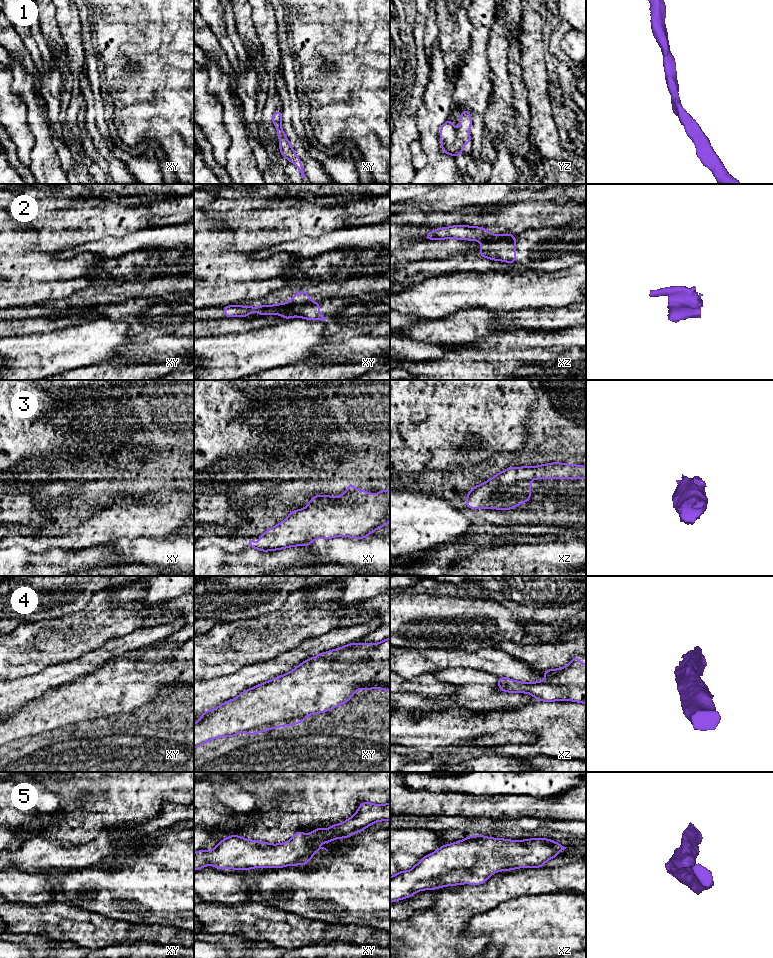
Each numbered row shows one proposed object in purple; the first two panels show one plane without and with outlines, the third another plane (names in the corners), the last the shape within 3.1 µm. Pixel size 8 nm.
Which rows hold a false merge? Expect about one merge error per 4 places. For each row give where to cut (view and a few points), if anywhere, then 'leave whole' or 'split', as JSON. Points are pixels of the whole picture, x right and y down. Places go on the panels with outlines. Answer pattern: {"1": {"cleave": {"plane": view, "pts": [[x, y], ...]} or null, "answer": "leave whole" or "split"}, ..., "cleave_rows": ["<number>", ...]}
{"1": {"cleave": null, "answer": "leave whole"}, "2": {"cleave": {"plane": "xy", "pts": [[311, 300], [305, 303], [289, 303], [287, 306], [289, 316]]}, "answer": "split"}, "3": {"cleave": null, "answer": "leave whole"}, "4": {"cleave": null, "answer": "leave whole"}, "5": {"cleave": null, "answer": "leave whole"}, "cleave_rows": ["2"]}

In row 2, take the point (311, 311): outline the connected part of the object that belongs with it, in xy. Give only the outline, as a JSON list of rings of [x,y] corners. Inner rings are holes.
[[[311,301],[306,304],[288,304],[287,306],[290,317],[300,317],[307,320],[322,320],[324,324],[327,323],[328,317],[320,316],[320,304]]]

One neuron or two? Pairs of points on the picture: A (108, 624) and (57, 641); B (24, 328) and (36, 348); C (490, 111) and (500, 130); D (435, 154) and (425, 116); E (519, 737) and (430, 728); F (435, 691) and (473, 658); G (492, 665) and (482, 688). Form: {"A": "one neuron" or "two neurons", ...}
{"A": "one neuron", "B": "two neurons", "C": "one neuron", "D": "one neuron", "E": "two neurons", "F": "two neurons", "G": "two neurons"}

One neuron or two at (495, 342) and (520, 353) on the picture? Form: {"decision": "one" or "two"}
{"decision": "one"}

